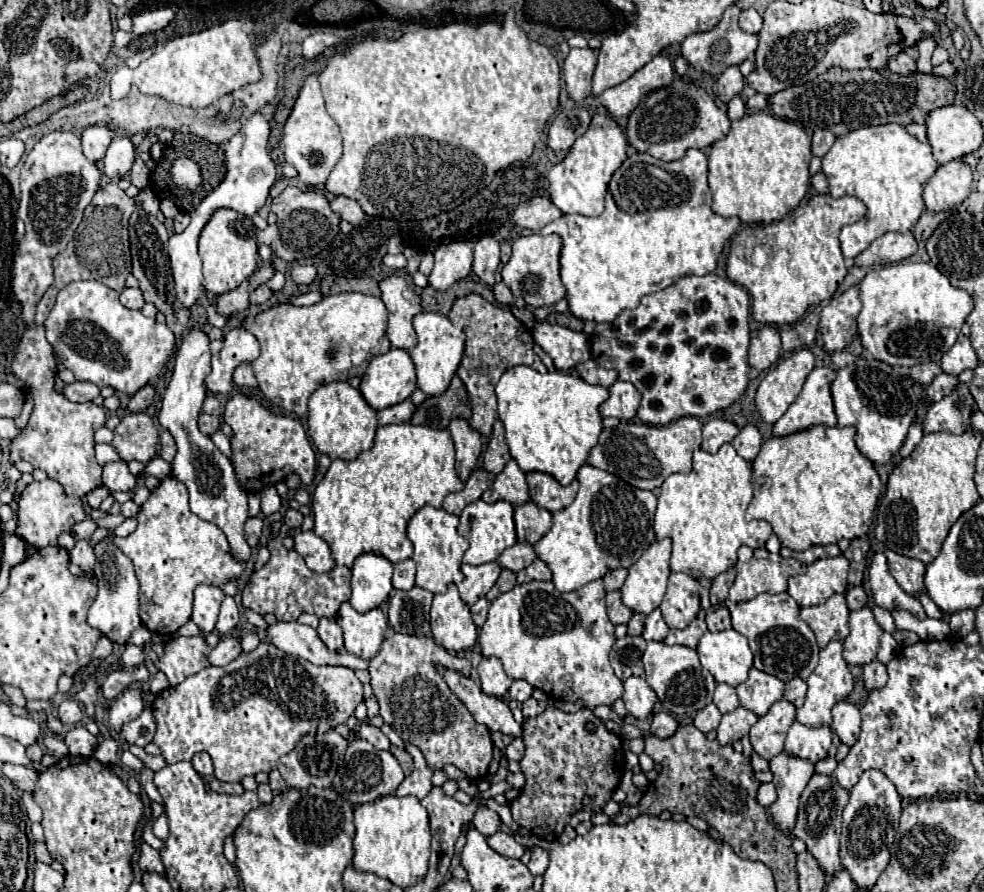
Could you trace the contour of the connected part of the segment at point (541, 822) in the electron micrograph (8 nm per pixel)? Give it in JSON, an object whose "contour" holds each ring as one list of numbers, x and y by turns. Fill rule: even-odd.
{"contour":[[547,707,541,715,523,721,523,741,525,741,525,755,519,761,519,765,527,781,521,793,517,795,517,799,509,803,509,807,515,823,527,829,529,833,537,835,539,839,551,841,559,837,565,825,569,823,569,817,583,809,581,805,583,797,591,797,589,809,597,809,605,805,611,799,613,791,617,789,617,783,621,781,619,765,623,761,623,741,619,739,619,735,607,731,603,721,597,719,587,707,577,713,565,713,555,707],[587,723,595,723,595,731,589,731]]}

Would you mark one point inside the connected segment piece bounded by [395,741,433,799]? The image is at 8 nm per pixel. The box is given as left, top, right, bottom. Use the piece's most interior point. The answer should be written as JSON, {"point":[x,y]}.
{"point":[418,784]}

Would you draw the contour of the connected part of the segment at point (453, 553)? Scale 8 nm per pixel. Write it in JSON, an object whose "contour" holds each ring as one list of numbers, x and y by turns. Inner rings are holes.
{"contour":[[431,505,421,507,407,525,407,537,413,541,415,551,413,551,413,561,417,563,417,587,423,587,431,593,443,593,449,583,461,583,463,573,461,573,461,559,463,553,467,551,469,543,465,537,457,533,459,517,447,513,445,509,435,509]]}

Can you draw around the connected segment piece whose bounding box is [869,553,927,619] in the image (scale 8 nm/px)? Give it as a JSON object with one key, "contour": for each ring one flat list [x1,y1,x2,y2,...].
{"contour":[[875,553,875,557,873,557,873,563,869,567,869,581,871,581,873,599,879,607,909,611,919,619,927,617,921,603,913,595,907,595,907,593,903,593,903,589,899,589,897,581,889,573,887,559,883,553]]}

